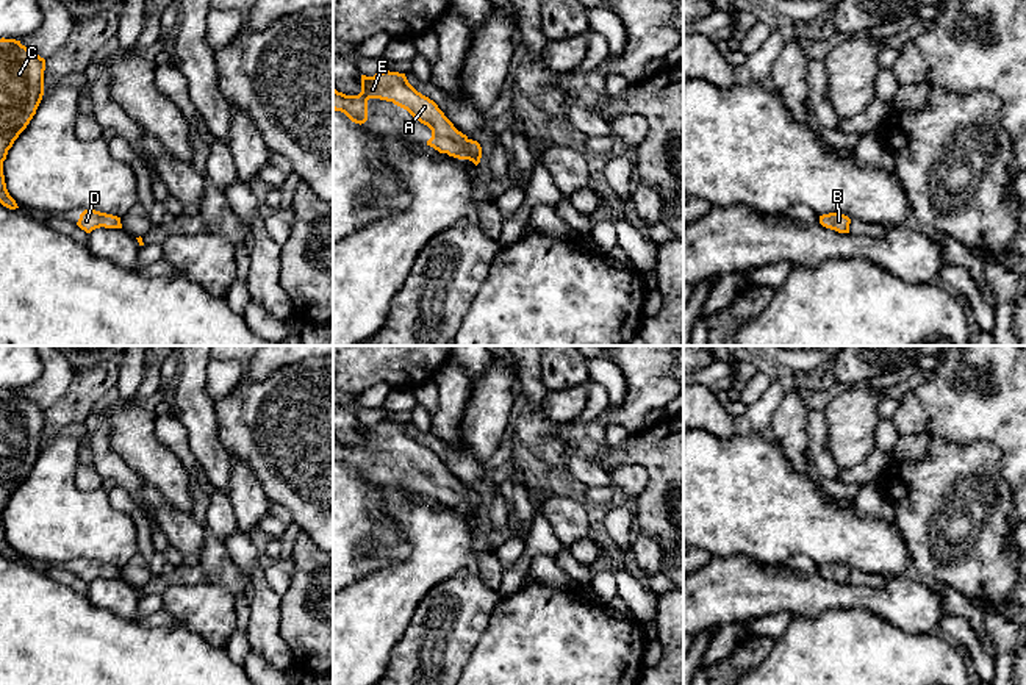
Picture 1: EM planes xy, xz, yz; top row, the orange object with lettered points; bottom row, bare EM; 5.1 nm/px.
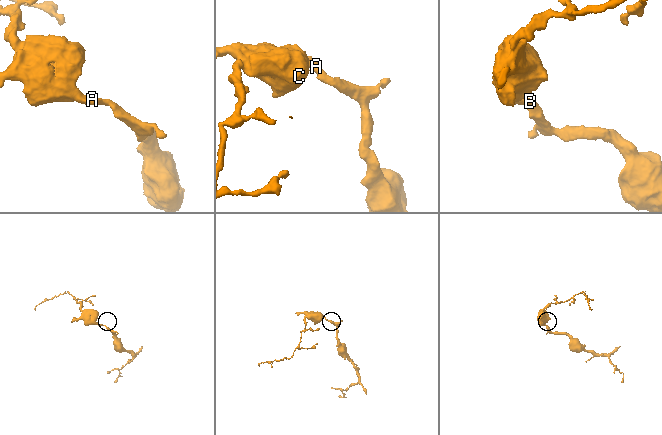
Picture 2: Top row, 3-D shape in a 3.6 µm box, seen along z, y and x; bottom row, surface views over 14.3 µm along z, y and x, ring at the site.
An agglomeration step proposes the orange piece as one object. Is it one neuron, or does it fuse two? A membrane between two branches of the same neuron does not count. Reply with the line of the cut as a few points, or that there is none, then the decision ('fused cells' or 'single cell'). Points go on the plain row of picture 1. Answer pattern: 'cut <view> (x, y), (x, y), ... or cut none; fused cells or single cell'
cut none; single cell

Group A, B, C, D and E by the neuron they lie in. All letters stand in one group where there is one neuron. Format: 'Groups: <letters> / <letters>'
Groups: A B C D E

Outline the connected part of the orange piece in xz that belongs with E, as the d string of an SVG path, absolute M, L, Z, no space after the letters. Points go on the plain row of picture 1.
M383 421L374 427L361 425L361 443L358 446L346 446L333 438L333 460L344 463L352 472L360 475L368 471L369 449L393 452L427 475L432 480L427 496L439 504L469 510L475 516L480 513L480 494L458 482L433 450L408 433L405 424Z

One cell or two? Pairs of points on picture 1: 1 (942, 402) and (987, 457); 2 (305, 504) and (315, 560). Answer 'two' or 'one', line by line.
1: two
2: two

